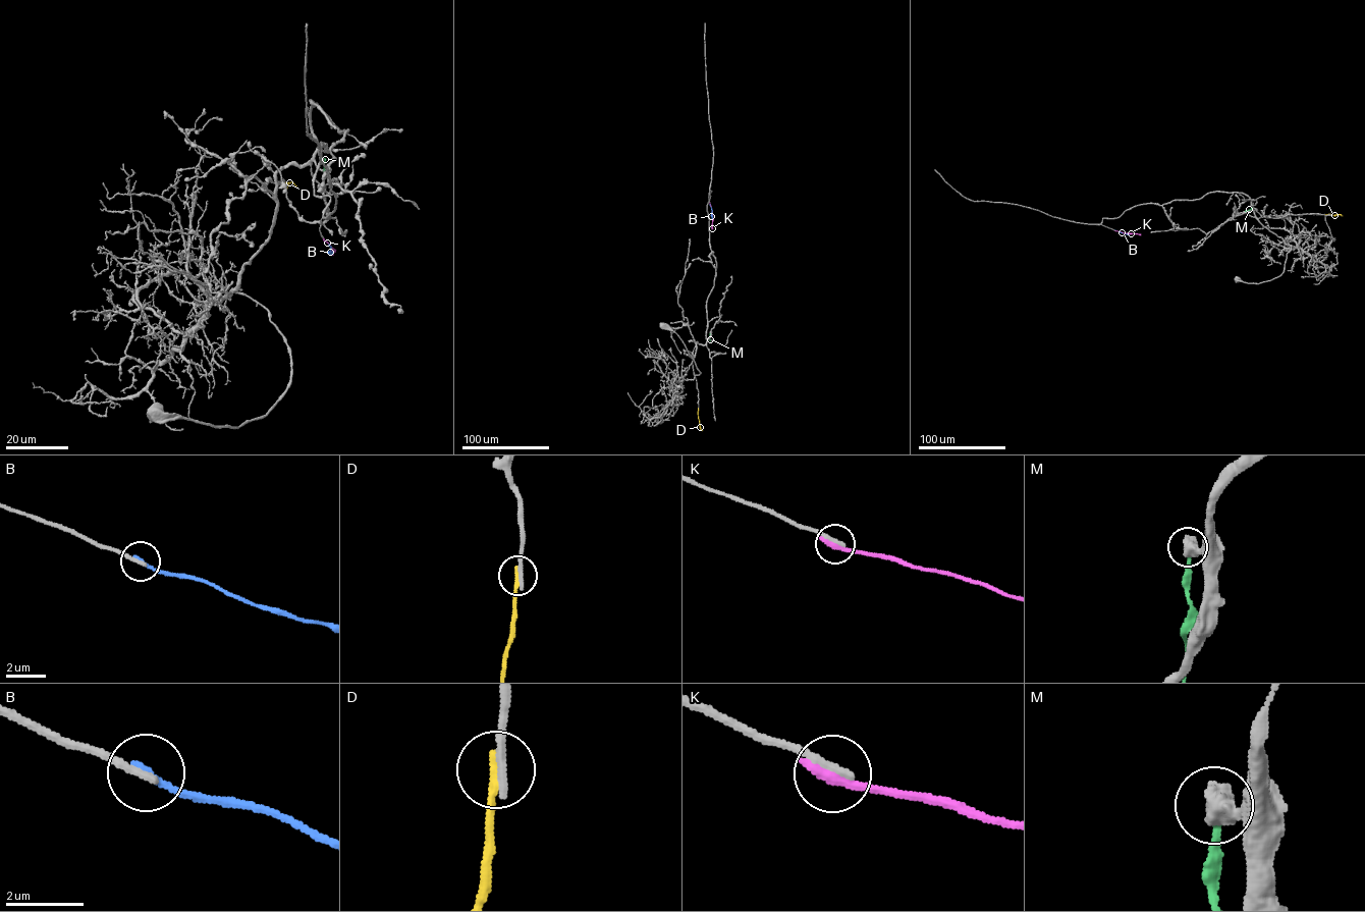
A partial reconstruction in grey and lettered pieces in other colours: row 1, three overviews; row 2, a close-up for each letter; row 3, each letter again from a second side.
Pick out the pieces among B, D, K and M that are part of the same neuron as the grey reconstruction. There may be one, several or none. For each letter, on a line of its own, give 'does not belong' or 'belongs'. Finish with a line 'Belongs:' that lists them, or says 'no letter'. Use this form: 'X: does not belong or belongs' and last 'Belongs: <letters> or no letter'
B: does not belong
D: does not belong
K: does not belong
M: does not belong
Belongs: no letter

